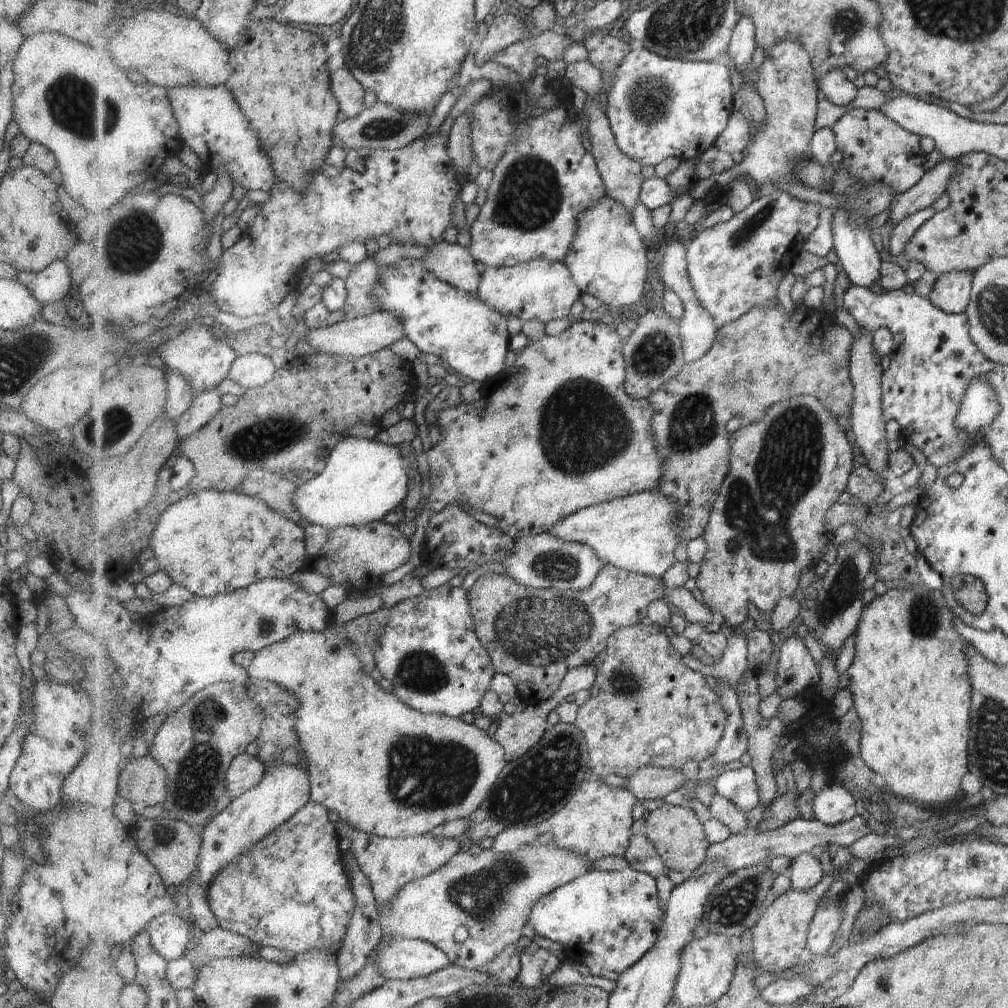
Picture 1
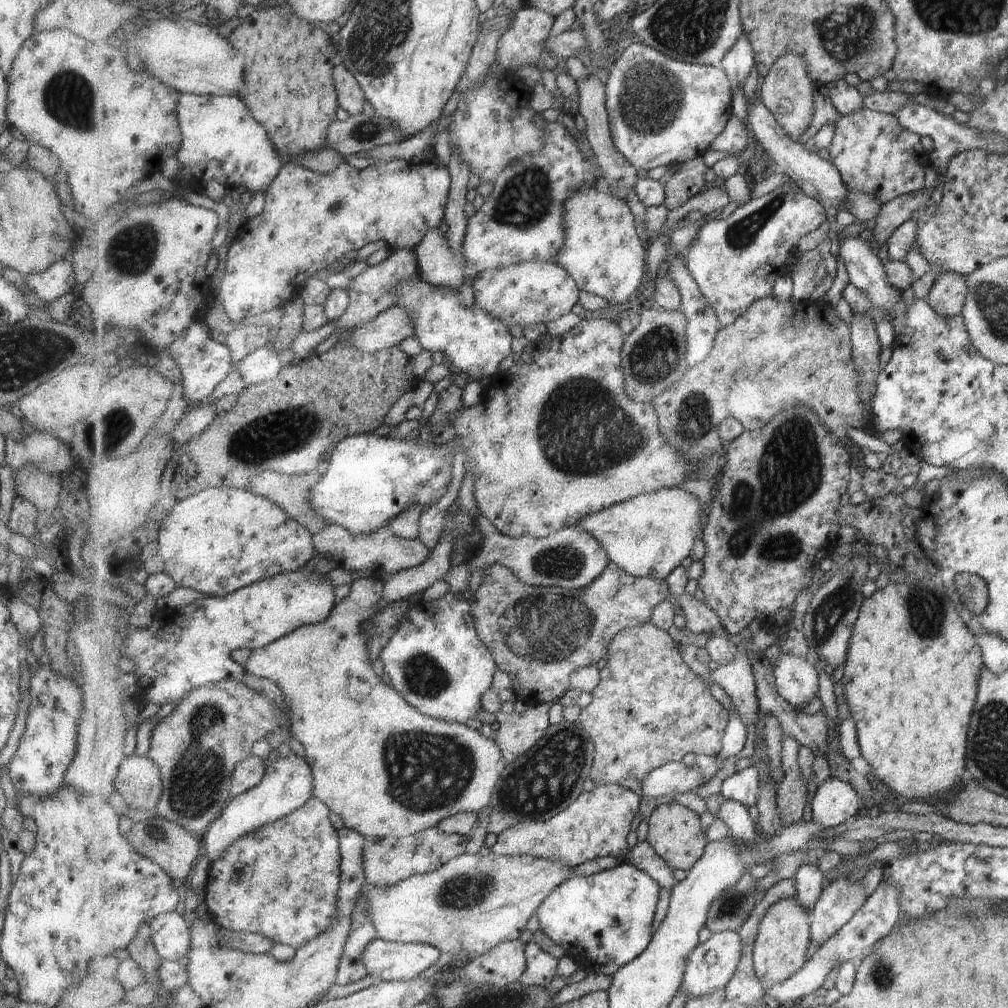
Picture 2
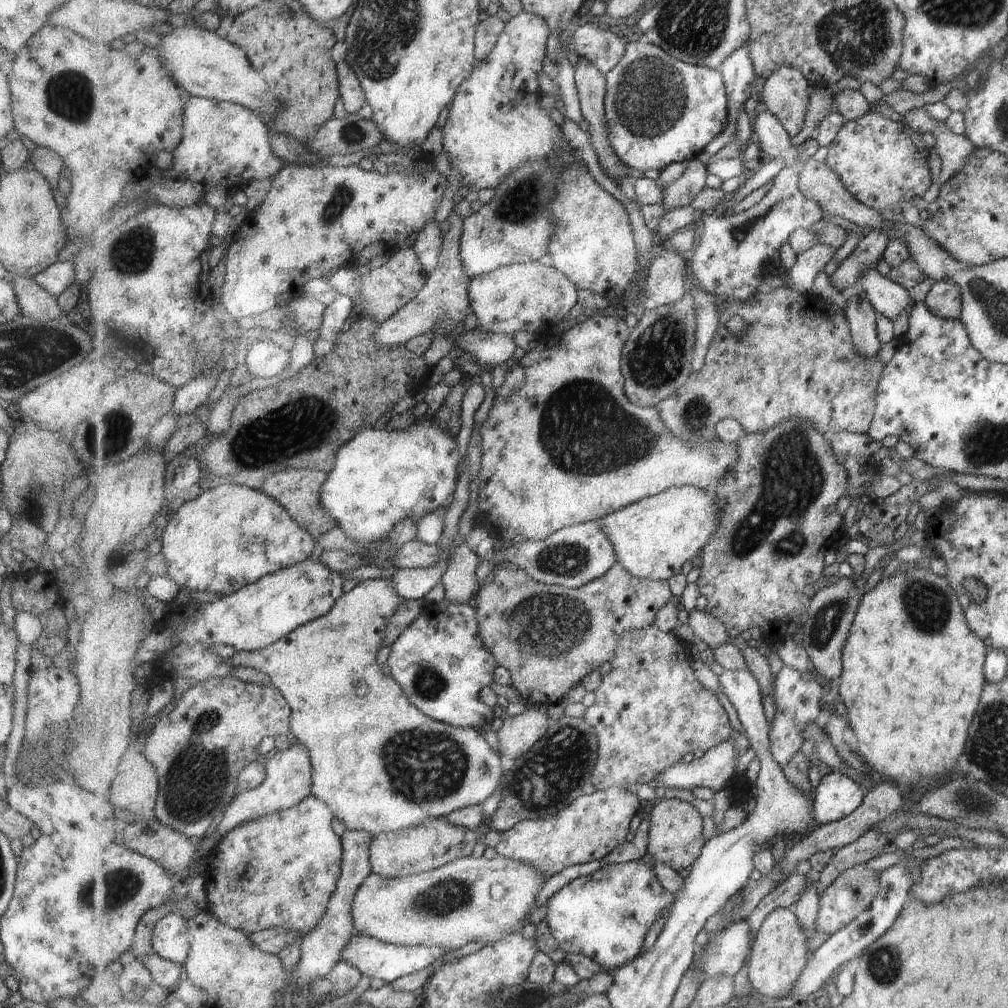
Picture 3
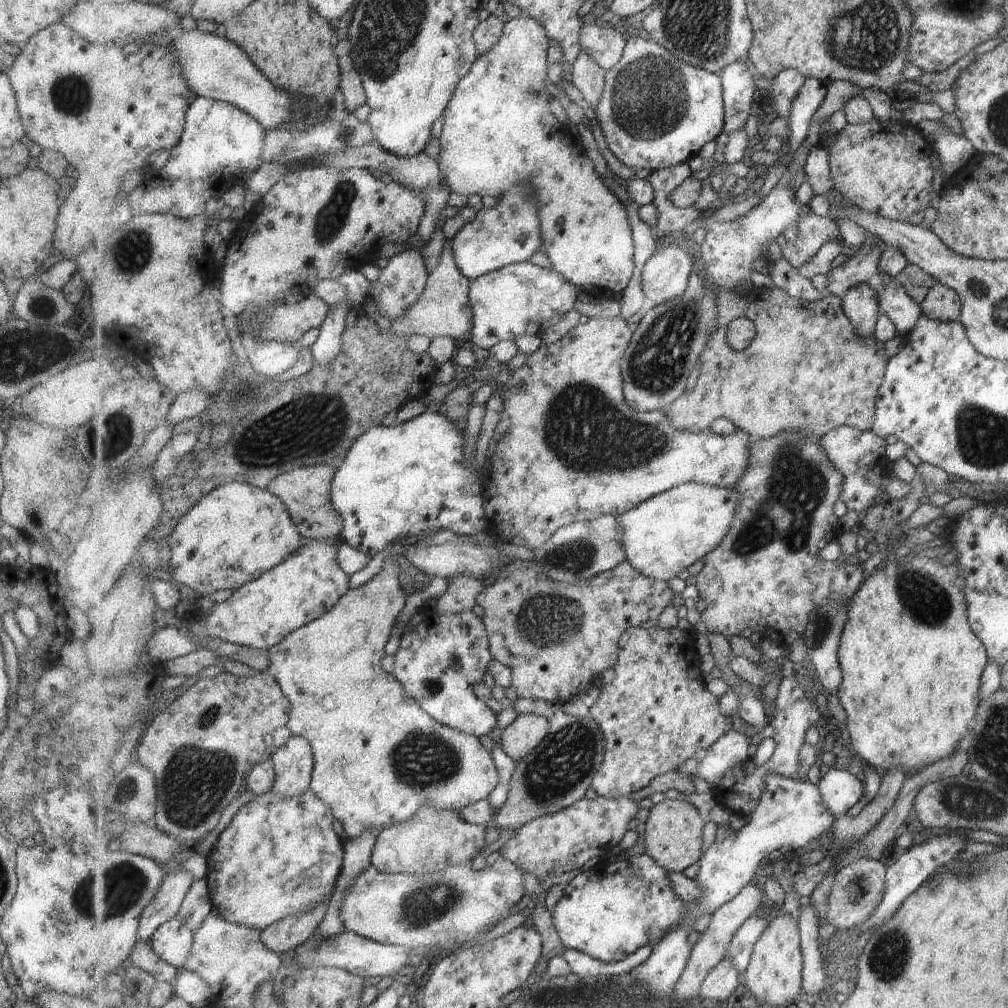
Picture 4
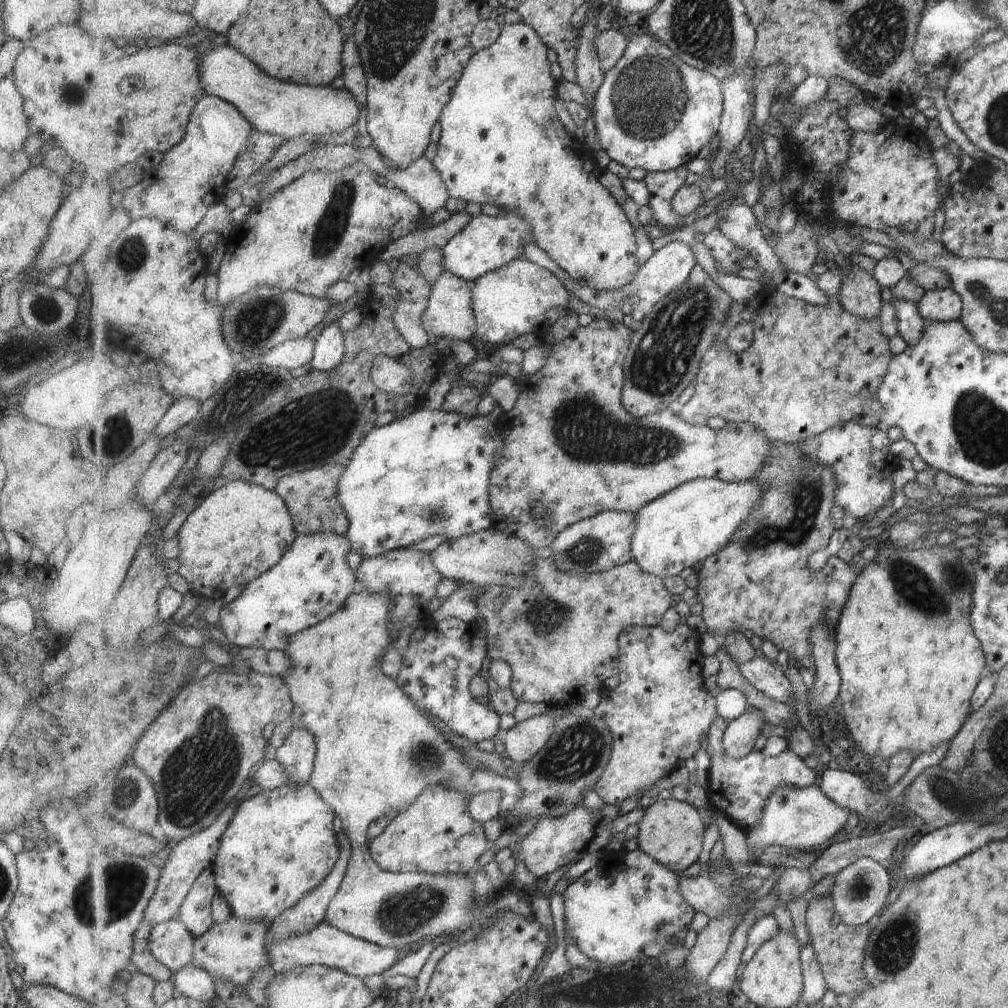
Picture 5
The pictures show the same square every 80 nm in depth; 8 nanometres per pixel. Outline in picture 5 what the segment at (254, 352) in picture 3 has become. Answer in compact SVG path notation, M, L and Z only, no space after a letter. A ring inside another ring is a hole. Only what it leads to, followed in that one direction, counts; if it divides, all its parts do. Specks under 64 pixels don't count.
M319 334L316 338L313 337L299 337L294 338L290 341L285 341L284 343L281 343L279 346L276 346L273 351L270 353L267 353L265 356L262 356L257 362L261 365L267 365L268 367L277 367L280 369L285 370L295 370L298 368L301 368L302 366L305 366L307 363L310 363L313 360L314 357L314 350L316 347L316 340L318 338Z

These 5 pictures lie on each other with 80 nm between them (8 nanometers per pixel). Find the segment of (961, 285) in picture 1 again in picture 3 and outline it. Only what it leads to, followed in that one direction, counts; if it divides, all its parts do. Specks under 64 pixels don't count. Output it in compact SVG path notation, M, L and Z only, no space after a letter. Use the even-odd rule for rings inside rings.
M949 280L930 283L927 295L922 302L925 304L925 307L938 318L959 318L961 294L959 294L957 286Z

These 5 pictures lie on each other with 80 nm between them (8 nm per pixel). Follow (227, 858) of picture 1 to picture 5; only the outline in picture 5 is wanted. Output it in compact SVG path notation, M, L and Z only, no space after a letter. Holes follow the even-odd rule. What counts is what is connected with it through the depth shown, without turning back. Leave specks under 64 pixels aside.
M295 727L287 737L285 744L274 750L279 762L290 774L290 783L307 785L311 782L316 768L318 746L313 733L305 727Z

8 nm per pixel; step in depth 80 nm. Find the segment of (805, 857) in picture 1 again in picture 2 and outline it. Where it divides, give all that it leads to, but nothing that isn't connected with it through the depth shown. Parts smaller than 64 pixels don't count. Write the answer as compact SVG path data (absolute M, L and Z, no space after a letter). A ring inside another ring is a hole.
M808 861L803 862L799 869L794 871L795 888L797 888L797 897L801 906L809 908L813 911L815 904L819 902L819 898L824 890L825 872L819 870L816 864L809 864Z

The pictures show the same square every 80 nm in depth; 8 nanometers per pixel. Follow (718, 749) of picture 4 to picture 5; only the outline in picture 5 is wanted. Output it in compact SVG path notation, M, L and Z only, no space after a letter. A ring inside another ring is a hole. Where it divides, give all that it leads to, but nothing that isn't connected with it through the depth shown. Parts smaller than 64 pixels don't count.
M750 704L739 718L730 721L724 734L725 752L734 759L747 757L753 752L765 722L763 711Z

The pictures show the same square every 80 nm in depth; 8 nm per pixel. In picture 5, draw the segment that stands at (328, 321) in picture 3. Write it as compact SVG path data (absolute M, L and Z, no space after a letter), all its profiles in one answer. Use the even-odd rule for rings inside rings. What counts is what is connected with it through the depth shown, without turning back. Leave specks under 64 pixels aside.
M331 323L321 330L310 362L315 371L331 372L335 370L345 356L344 333L339 330L337 323Z

